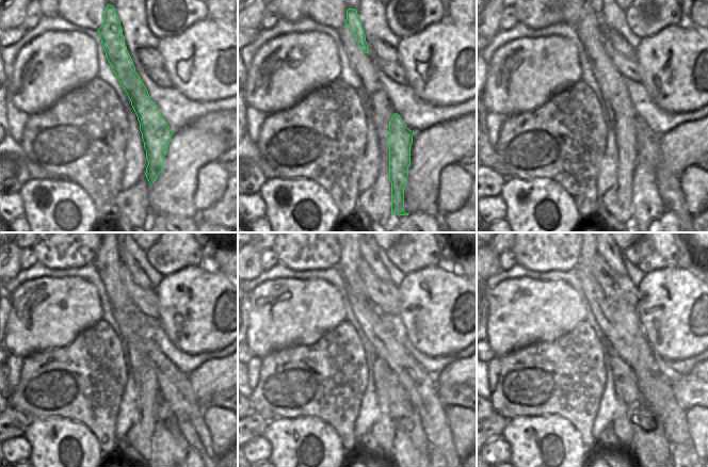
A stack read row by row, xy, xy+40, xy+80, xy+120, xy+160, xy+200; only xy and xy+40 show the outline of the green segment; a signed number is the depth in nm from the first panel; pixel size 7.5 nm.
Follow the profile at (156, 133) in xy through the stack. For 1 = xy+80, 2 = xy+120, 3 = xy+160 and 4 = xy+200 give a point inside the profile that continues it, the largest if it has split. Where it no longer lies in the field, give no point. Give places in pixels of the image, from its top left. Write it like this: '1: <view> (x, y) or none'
1: xy+80 (647, 206)
2: xy+120 (169, 449)
3: xy+160 (403, 449)
4: xy+200 (633, 448)

